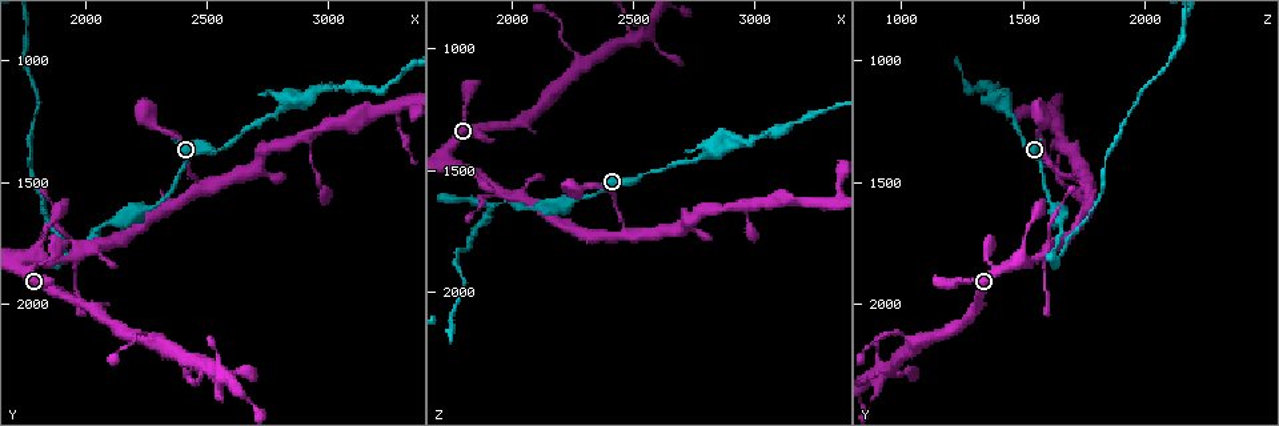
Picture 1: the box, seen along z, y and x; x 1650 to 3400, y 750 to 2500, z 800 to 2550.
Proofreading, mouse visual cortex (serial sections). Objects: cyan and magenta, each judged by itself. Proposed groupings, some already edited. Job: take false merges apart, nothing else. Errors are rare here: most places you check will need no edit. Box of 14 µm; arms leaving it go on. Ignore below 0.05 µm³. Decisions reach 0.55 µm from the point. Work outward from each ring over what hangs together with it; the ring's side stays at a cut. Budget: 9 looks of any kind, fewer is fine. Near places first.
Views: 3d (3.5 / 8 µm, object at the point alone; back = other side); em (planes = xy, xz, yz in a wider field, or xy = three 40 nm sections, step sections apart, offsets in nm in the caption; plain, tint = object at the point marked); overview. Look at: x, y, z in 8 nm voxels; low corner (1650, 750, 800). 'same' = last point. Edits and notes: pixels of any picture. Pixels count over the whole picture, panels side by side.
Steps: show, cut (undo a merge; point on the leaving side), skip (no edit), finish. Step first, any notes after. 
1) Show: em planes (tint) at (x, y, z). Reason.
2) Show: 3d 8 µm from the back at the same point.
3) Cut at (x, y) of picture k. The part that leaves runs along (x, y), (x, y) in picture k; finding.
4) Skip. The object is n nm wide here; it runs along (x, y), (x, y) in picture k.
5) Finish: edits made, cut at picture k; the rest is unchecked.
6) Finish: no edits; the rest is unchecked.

Show: 3d 3.5 µm at (2310, 2150, 1070). A fork.

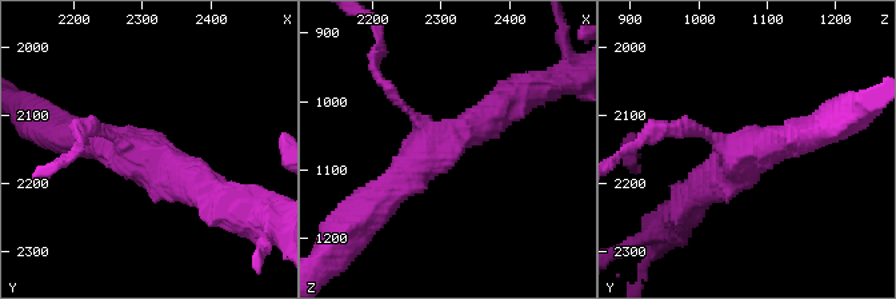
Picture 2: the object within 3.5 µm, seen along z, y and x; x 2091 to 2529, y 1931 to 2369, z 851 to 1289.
Show: em planes (tint) at (2300, 2160, 1065). 3 arms meet here; the arms are 150, 400, 450 nm wide.

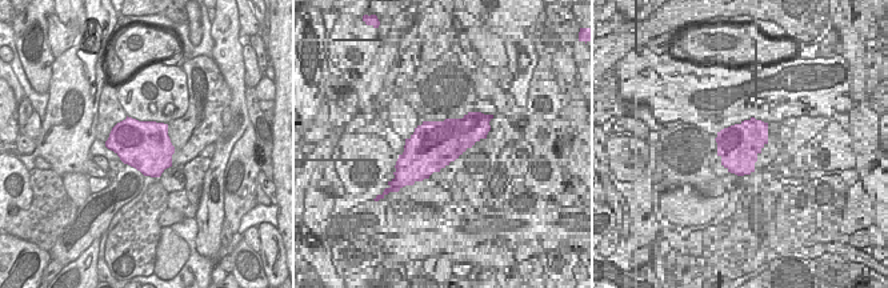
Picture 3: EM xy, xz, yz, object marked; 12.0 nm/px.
Skip. It runs along (376, 202), (446, 140), (511, 103) in picture 2; all the same cell.

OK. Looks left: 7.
Show: 3d 3.5 µm at (2550, 2270, 940). Small branch off a trunk.

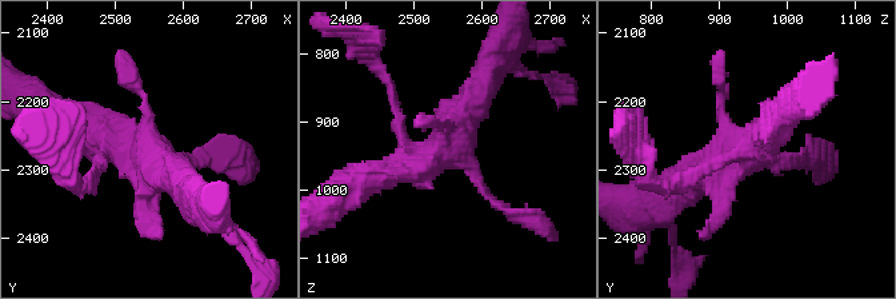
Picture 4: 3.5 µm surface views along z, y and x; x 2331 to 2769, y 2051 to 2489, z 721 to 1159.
Show: em xy step 5 (tint) at (2550, 2275, 940). Shape alone is not enough.

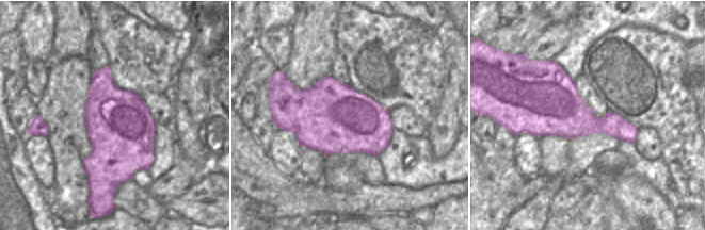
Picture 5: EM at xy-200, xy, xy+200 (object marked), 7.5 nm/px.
Skip. It runs along (372, 178), (450, 144), (487, 79) in picture 4; all the same cell.

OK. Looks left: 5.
Show: 3d 3.5 µm at (2900, 1310, 1660). Arms part here.

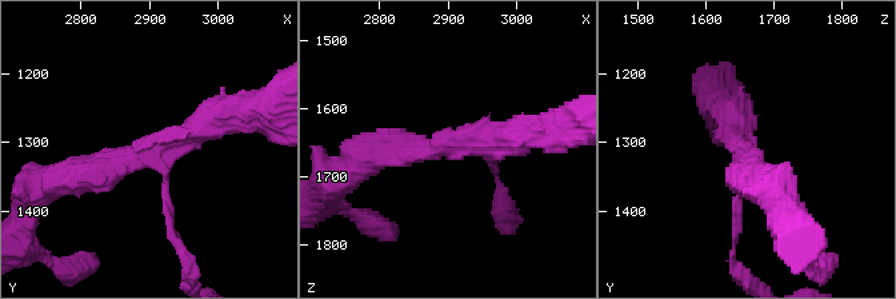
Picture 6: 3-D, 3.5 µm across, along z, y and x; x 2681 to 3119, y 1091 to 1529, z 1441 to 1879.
Show: em xy step 1 (tint) at (2910, 1310, 1655). 3 arms meet here; the arms are 100, 350, 350 nm wide.

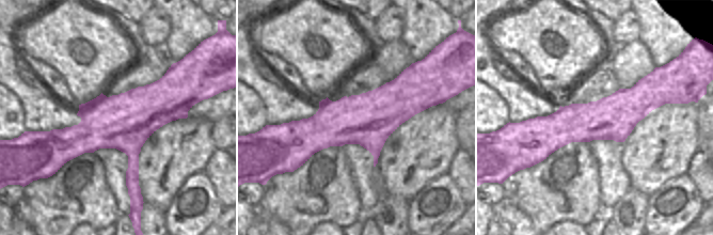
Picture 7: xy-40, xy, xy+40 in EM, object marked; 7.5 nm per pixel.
Skip. It runs along (426, 105), (286, 127) in picture 7; continuous, no second cell.

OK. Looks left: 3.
Show: 3d 8 µm at (1940, 1810, 1640). A fork.

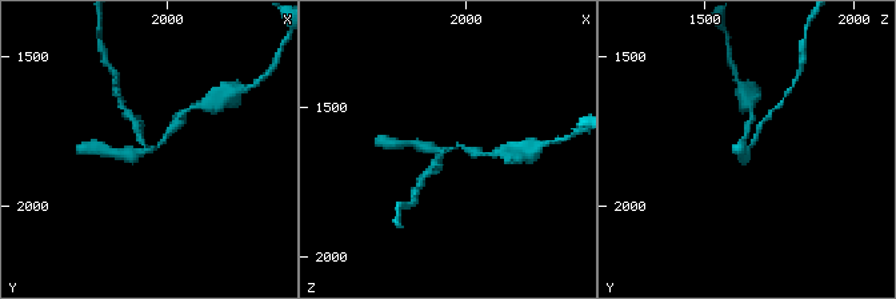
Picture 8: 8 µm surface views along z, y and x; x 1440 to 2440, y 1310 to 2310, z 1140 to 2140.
Show: 3d 3.5 µm at (1940, 1810, 1640).

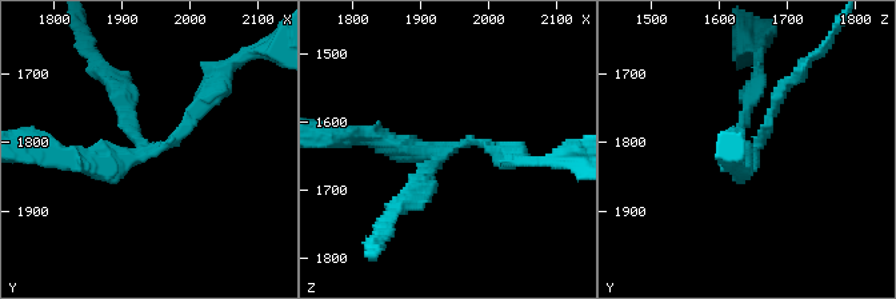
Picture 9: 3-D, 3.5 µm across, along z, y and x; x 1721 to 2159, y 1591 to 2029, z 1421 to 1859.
Cut at (130, 103) of picture 9. The arms are 150, 150, 250 nm wide; a second cell is stuck on.

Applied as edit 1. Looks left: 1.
Finish: edits made, cut at picture 9; the rest is unchecked.

